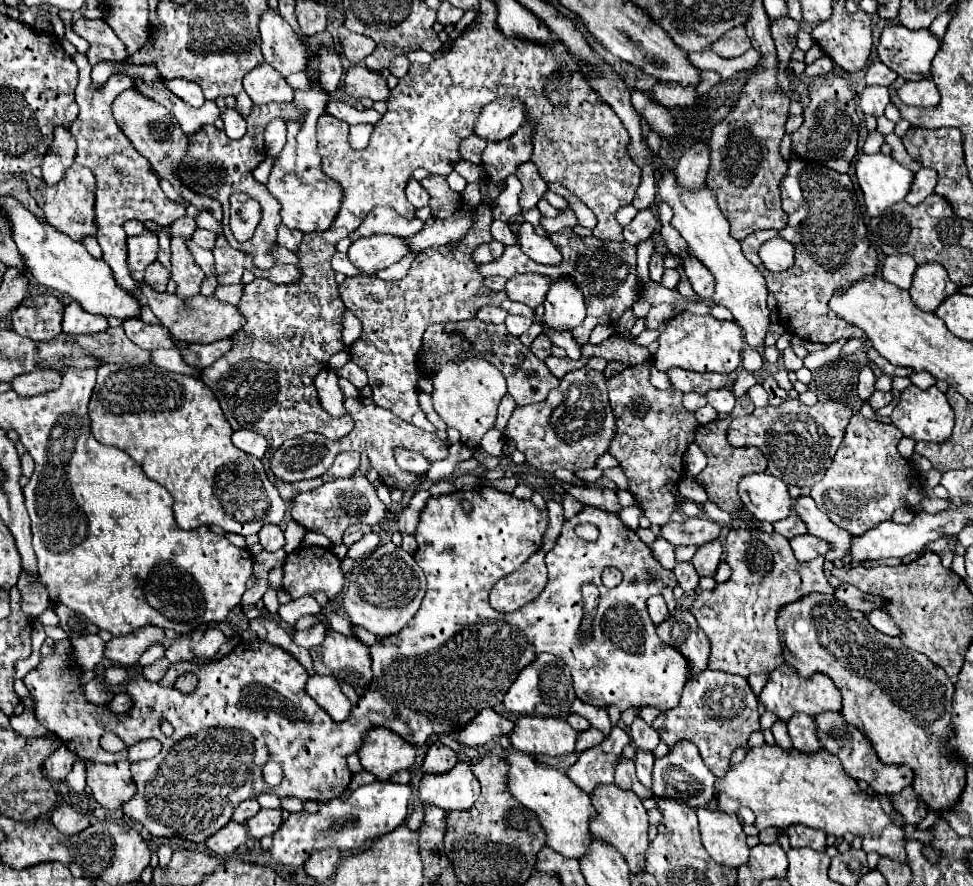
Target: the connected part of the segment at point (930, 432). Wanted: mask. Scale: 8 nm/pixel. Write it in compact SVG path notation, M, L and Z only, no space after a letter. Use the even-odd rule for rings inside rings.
M909 385L901 397L899 403L895 405L893 413L891 413L891 423L905 435L911 437L913 441L929 441L929 443L941 443L945 441L955 425L955 415L951 405L947 403L945 393L941 393L937 387L929 387L929 389L919 389L915 385Z

